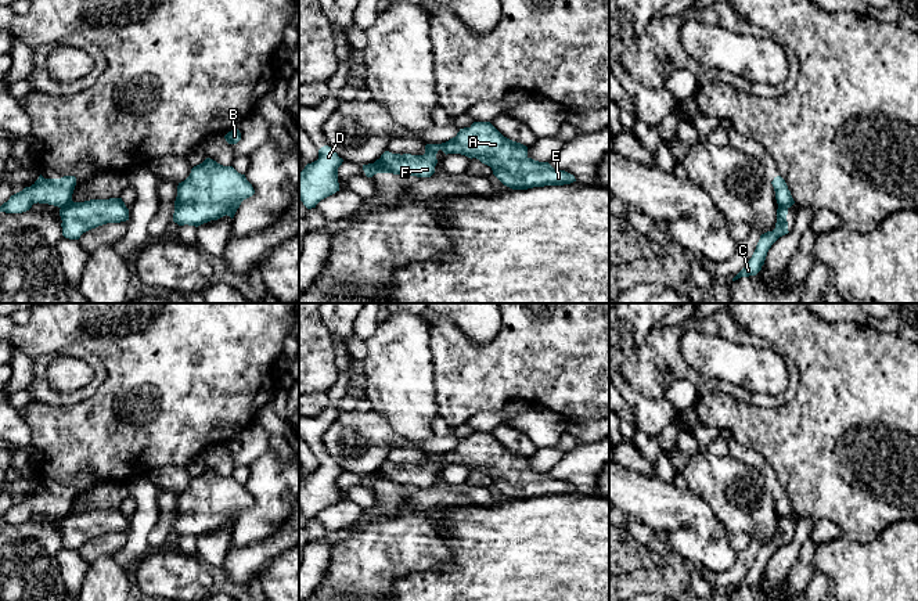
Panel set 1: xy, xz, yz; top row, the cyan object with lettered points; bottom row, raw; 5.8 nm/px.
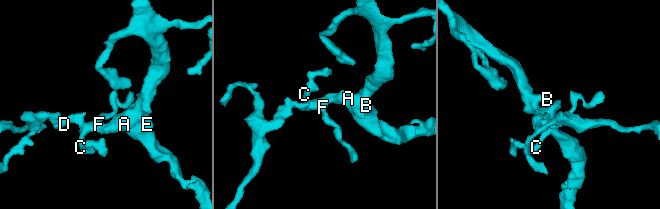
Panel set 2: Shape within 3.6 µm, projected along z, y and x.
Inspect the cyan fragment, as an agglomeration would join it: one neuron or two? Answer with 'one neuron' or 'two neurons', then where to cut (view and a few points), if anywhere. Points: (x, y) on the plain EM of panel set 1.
two neurons; cut in xy along (72, 511), (61, 518)

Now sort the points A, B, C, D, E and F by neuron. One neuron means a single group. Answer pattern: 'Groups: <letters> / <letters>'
Groups: A B C E F / D

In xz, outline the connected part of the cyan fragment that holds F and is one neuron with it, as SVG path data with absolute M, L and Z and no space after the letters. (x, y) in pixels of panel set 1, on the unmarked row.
M474 432L469 438L460 439L456 447L442 454L426 454L424 465L392 464L385 461L379 469L372 474L377 483L410 485L417 487L431 487L438 474L436 464L442 460L447 464L461 464L468 468L476 468L492 478L493 485L512 500L528 500L544 496L564 496L576 492L575 486L554 479L548 472L539 472L528 467L528 457L504 447L490 432Z

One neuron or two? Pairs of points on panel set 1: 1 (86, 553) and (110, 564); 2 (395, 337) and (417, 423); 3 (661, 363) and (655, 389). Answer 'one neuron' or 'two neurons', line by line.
1: two neurons
2: one neuron
3: one neuron

